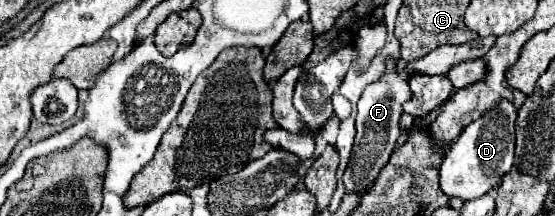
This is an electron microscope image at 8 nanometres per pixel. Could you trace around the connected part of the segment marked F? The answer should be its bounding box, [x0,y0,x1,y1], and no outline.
[342,60,412,192]

